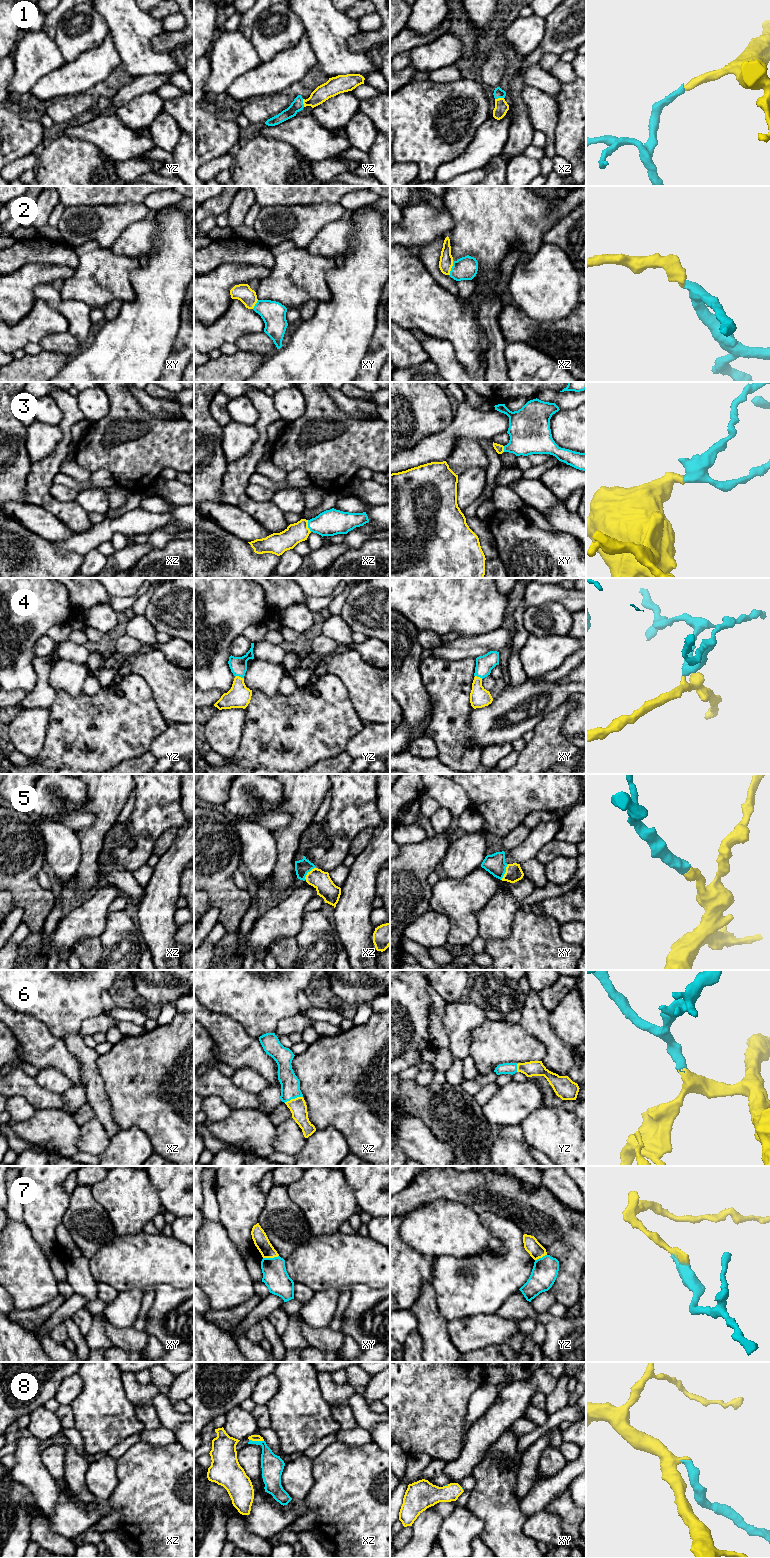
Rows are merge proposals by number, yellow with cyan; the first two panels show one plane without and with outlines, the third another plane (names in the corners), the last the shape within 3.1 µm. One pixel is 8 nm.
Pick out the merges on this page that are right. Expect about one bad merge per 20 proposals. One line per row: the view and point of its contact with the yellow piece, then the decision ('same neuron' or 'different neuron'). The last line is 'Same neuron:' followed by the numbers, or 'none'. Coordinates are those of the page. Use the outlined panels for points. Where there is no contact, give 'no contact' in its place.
1: contact xz (499, 98); same neuron
2: contact xz (451, 267); same neuron
3: contact xz (307, 526); same neuron
4: contact yz (238, 676); same neuron
5: contact xy (505, 872); same neuron
6: contact xz (293, 1099); same neuron
7: contact xy (270, 1257); different neuron
8: contact xz (256, 1440); same neuron
Same neuron: 1, 2, 3, 4, 5, 6, 8

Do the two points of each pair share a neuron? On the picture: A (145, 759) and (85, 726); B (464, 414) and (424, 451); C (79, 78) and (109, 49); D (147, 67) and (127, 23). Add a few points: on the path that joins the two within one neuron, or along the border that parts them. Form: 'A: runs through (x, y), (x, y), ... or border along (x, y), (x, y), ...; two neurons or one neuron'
A: border along (147, 751), (138, 756), (125, 758), (117, 763); two neurons
B: runs through (459, 425), (435, 448); one neuron
C: runs through (87, 73), (103, 57); one neuron
D: runs through (138, 56), (132, 34); one neuron

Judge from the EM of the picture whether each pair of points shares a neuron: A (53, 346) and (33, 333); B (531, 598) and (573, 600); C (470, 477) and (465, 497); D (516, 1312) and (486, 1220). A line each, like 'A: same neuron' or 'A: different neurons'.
A: different neurons
B: same neuron
C: same neuron
D: different neurons

